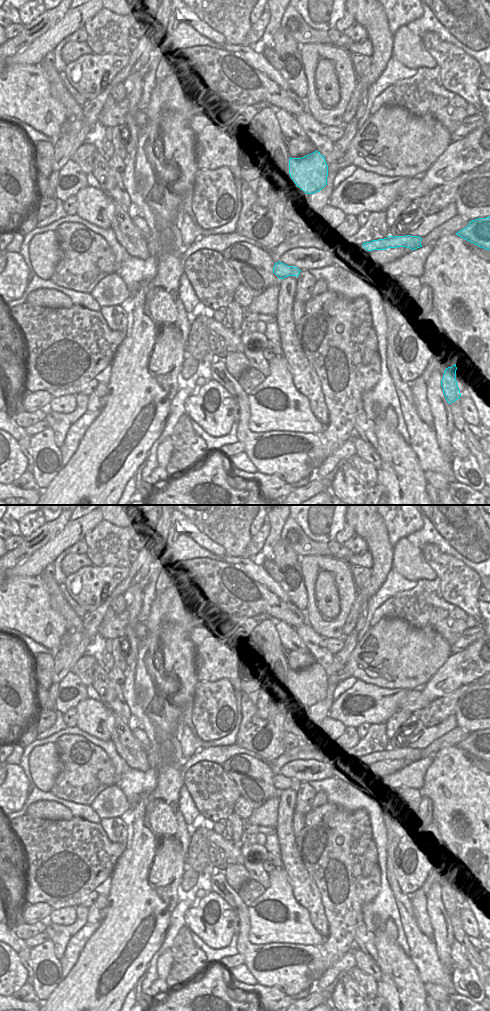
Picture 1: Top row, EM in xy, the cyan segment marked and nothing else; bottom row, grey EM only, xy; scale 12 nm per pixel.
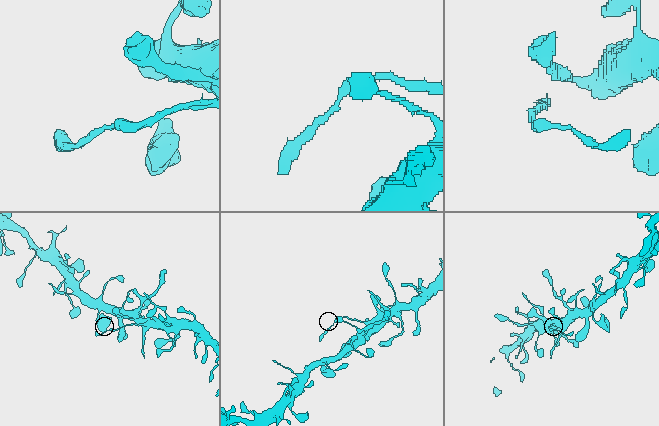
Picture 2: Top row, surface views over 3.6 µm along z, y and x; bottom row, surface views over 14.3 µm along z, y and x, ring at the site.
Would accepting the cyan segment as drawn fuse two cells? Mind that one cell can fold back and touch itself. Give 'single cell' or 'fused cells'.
fused cells

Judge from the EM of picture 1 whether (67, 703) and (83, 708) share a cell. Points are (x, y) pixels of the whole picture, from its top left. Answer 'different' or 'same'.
different

